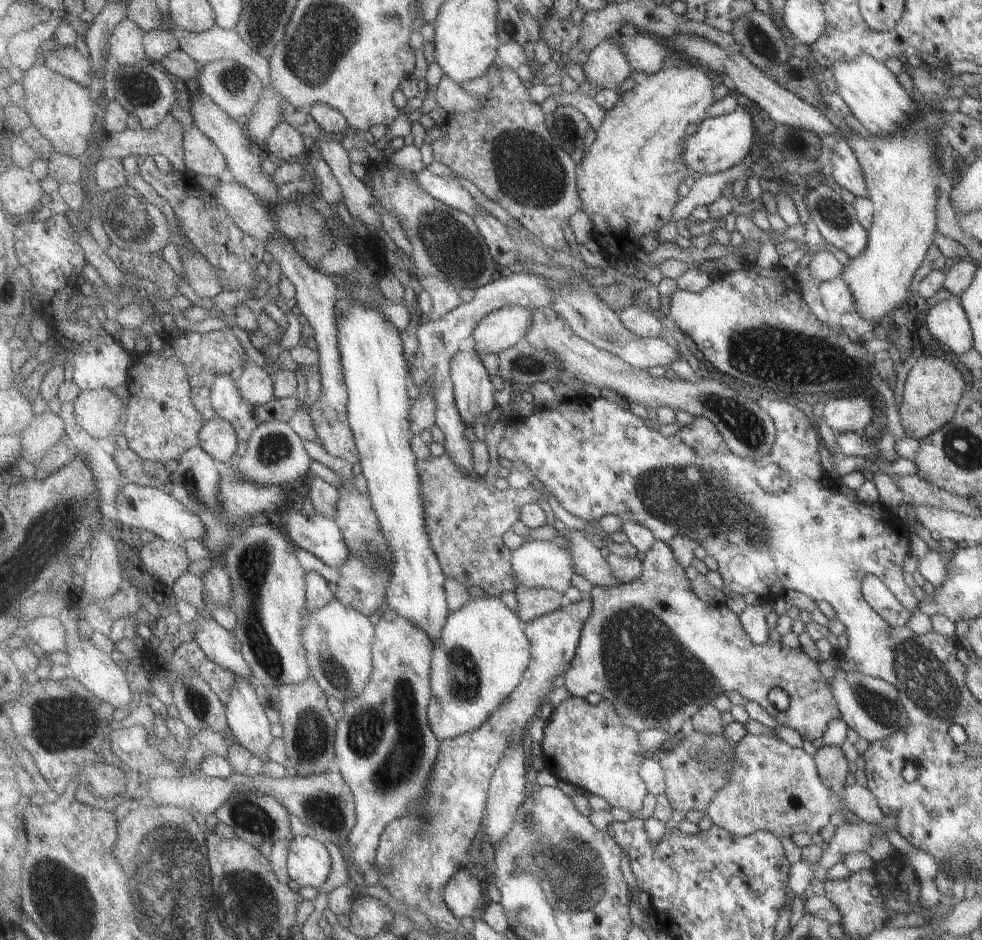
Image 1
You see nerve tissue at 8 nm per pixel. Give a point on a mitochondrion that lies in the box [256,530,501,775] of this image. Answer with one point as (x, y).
(313, 734)

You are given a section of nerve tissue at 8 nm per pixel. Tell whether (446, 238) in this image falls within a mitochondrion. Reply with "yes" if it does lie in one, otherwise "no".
yes

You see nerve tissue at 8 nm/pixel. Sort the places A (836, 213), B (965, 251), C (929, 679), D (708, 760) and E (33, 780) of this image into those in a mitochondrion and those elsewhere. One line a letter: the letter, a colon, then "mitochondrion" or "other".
A: mitochondrion
B: other
C: mitochondrion
D: mitochondrion
E: other

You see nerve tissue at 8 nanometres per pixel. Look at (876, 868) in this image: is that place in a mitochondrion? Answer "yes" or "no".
no

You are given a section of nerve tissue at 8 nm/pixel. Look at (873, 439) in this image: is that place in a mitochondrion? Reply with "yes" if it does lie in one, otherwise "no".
no

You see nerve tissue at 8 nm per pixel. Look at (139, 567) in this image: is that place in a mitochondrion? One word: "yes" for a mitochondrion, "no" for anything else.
no

